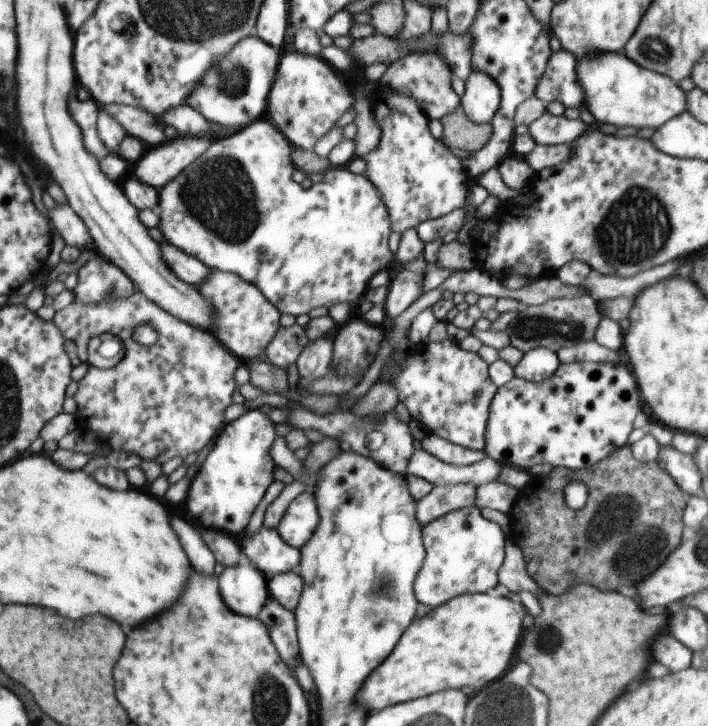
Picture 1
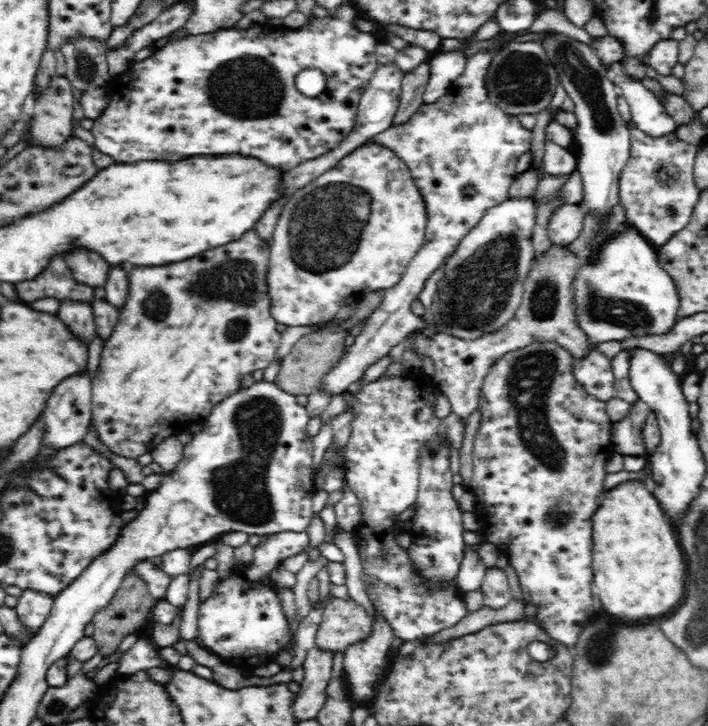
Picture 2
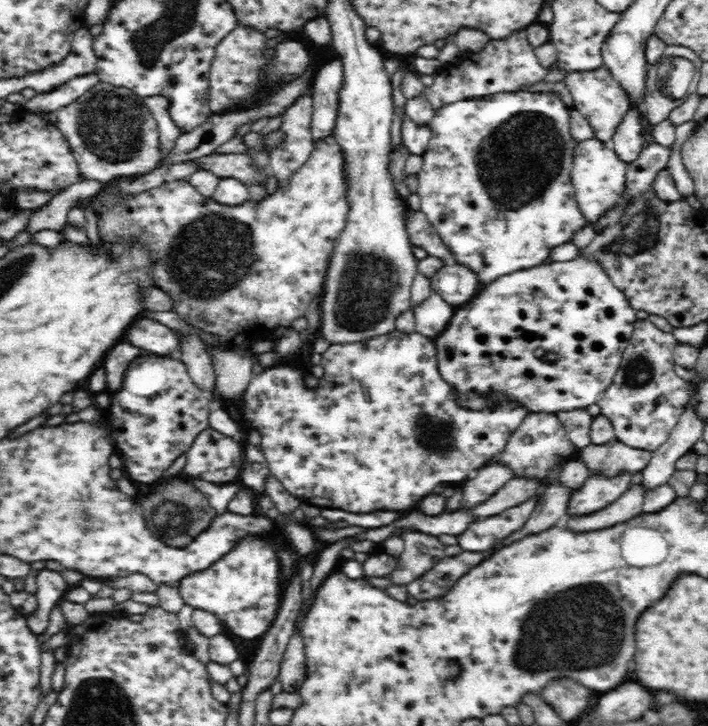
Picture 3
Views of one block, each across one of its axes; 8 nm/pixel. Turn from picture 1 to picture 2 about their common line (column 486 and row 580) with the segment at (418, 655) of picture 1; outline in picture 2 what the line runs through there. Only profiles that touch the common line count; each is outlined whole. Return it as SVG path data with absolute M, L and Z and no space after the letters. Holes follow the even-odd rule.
M626 480L616 486L610 488L610 492L606 492L610 498L606 498L606 502L602 502L602 510L598 510L598 514L594 514L594 546L592 553L592 568L593 578L596 589L592 590L598 606L604 606L604 610L608 612L608 616L618 618L624 623L640 623L648 618L656 618L662 614L672 612L684 598L684 576L686 576L686 564L684 564L684 556L678 544L677 534L674 534L673 526L667 521L666 513L663 512L662 505L659 504L658 499L654 494L650 494L648 484L640 482L639 480Z

